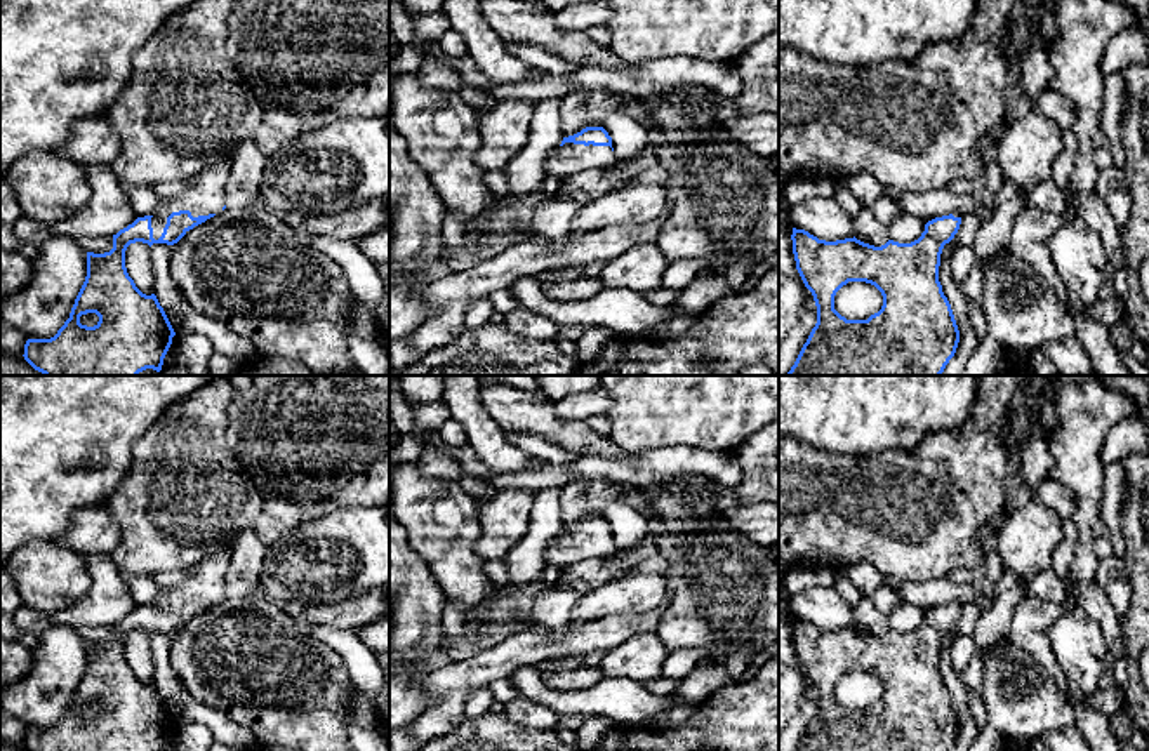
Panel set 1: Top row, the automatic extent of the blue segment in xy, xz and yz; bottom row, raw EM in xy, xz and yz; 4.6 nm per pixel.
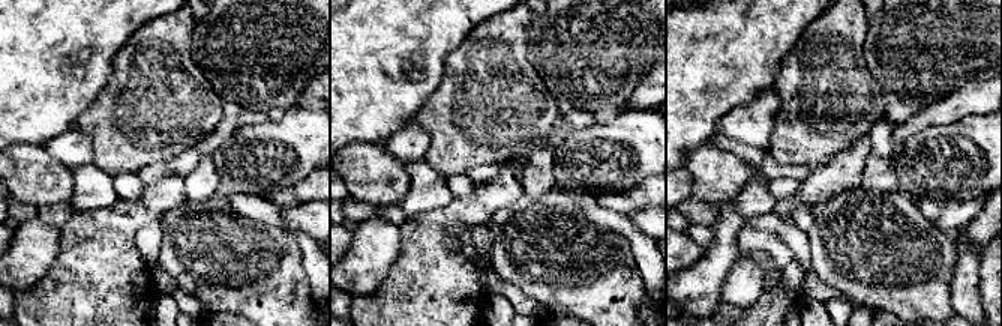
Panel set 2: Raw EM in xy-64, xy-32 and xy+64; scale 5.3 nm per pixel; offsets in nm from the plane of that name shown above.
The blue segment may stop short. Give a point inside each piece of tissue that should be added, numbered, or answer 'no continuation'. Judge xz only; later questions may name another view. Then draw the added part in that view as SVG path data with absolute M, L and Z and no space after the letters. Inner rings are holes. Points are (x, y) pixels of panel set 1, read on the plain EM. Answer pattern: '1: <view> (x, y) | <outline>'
1: xz (567, 550) | M565 532L553 539L546 551L546 563L560 568L572 567L582 560L605 560L617 553L617 544L610 535L584 535Z

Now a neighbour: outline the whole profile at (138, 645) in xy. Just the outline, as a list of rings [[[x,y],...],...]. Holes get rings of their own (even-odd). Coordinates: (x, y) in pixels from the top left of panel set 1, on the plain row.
[[[136,631],[125,640],[125,657],[136,676],[151,685],[155,678],[155,662],[151,659],[151,640],[148,633]]]

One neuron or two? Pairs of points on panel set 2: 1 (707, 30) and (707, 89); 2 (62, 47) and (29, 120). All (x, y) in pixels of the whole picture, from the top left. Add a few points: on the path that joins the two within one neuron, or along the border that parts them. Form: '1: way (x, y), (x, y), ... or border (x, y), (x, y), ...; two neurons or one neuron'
1: way (707, 45), (707, 74); one neuron
2: way (44, 65), (29, 80), (29, 102); one neuron

